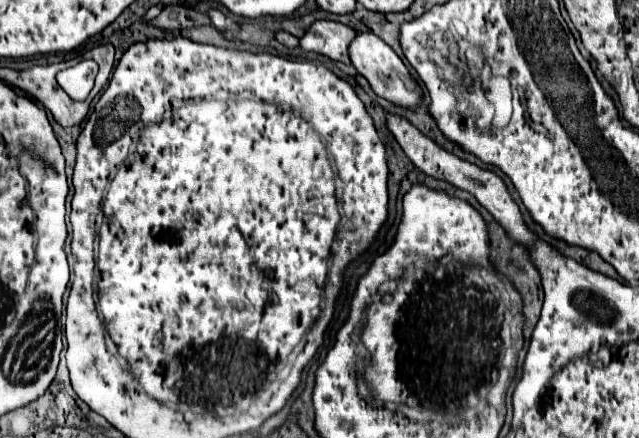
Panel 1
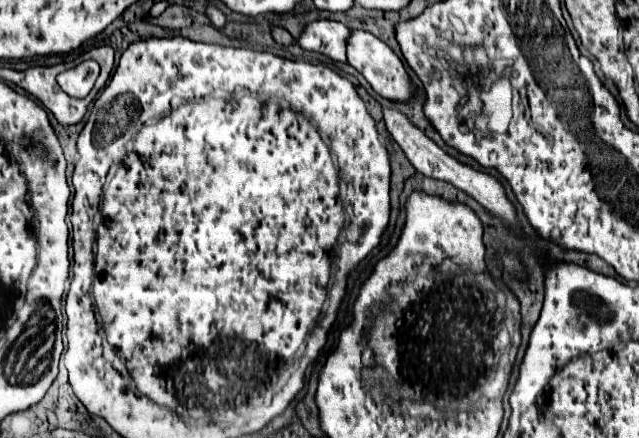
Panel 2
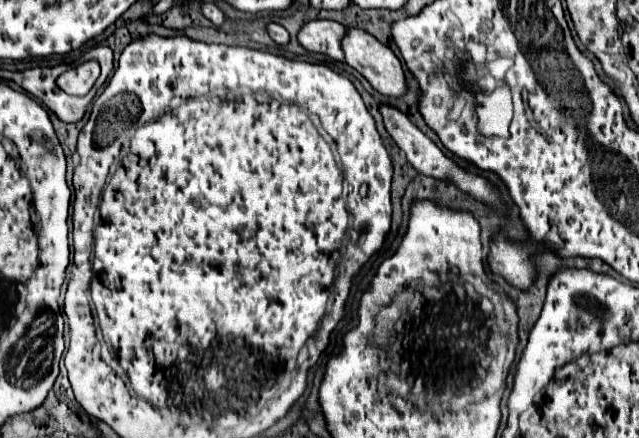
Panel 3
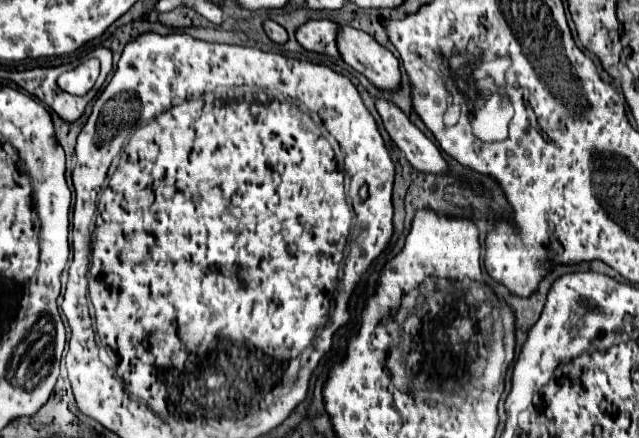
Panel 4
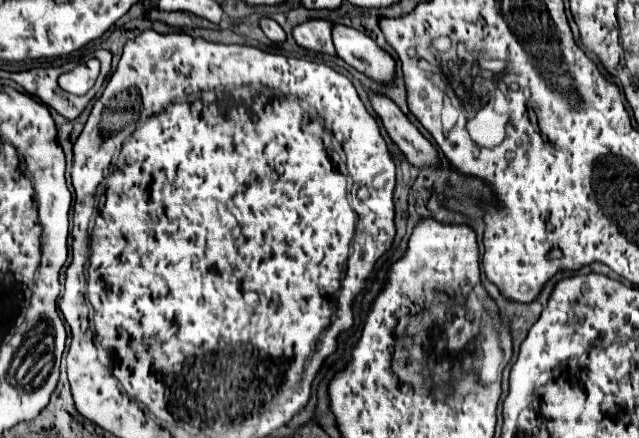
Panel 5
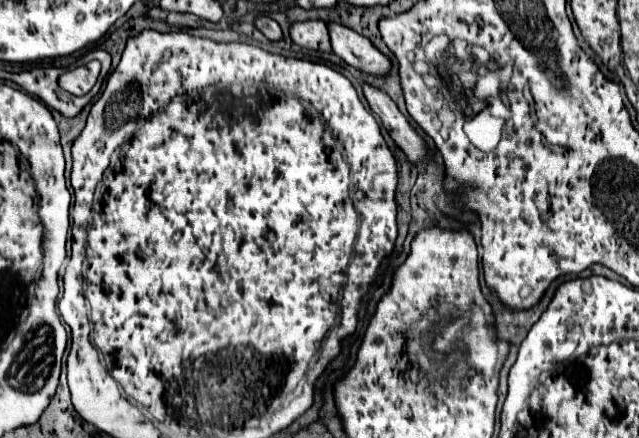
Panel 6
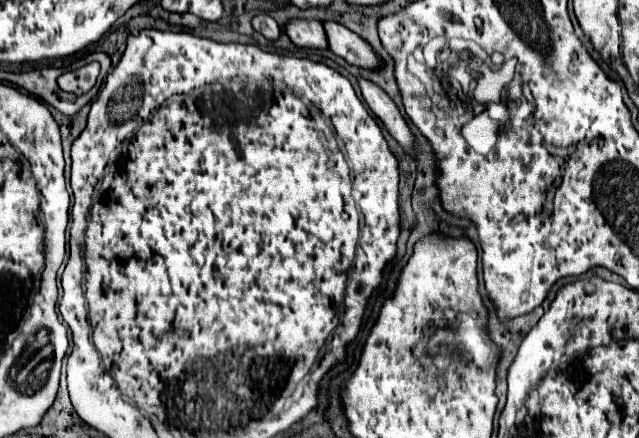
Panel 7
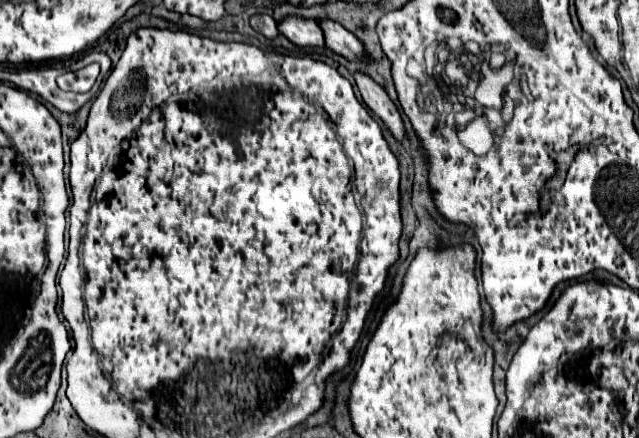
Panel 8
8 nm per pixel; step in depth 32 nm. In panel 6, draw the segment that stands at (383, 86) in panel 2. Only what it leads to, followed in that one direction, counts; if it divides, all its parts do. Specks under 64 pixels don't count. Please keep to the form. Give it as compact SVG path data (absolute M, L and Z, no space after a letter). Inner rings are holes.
M330 22L328 34L334 54L340 56L346 64L374 76L384 76L390 70L390 60L382 52L378 52L368 38L360 36L358 32L352 32L344 24Z

